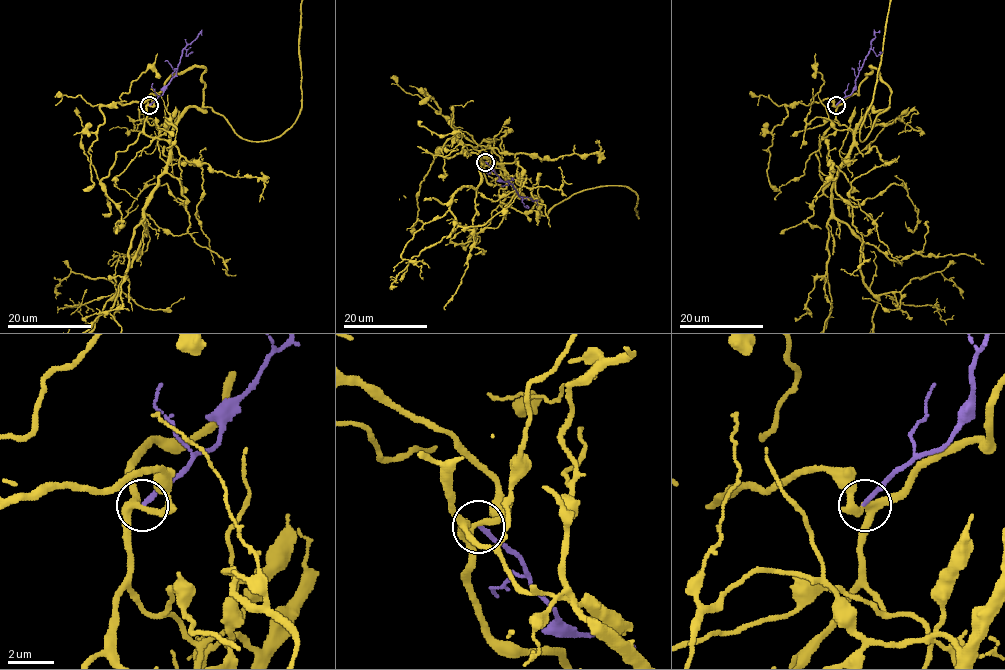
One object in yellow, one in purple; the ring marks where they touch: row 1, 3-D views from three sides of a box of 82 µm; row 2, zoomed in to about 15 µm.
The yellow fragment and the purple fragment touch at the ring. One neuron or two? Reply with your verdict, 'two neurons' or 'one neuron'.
two neurons

